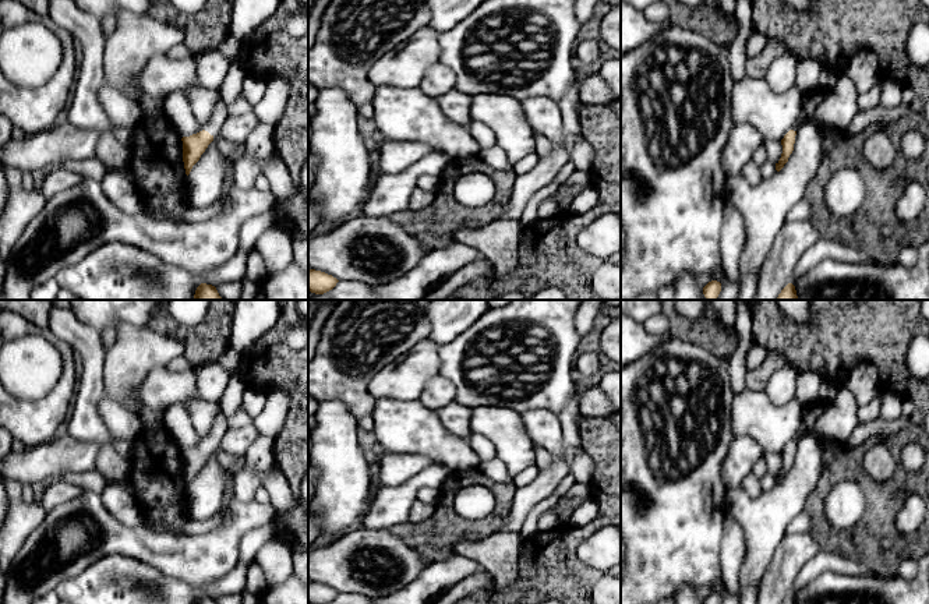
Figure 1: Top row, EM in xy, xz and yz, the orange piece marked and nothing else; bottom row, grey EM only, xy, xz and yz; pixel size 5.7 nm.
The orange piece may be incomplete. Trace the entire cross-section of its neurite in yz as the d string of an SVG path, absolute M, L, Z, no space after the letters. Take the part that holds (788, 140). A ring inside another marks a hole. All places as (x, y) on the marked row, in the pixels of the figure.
M802 92L799 114L798 114L796 120L794 121L792 127L788 130L788 133L781 139L783 153L781 153L780 160L776 163L777 172L780 172L784 167L784 165L788 162L790 155L794 151L798 126L808 123L808 116L806 116L806 110L805 110L806 96L808 96L808 92Z

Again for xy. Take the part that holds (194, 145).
M219 95L219 100L215 105L209 121L204 127L199 127L197 134L181 138L183 162L187 176L190 174L192 166L199 160L208 145L213 141L216 135L220 134L222 126L227 119L227 114L227 106L225 105L222 95Z

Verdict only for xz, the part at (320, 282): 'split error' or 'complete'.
complete

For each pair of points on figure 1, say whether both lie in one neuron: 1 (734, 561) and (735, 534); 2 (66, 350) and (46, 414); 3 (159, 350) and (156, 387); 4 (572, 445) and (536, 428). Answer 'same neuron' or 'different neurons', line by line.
1: same neuron
2: same neuron
3: different neurons
4: different neurons

